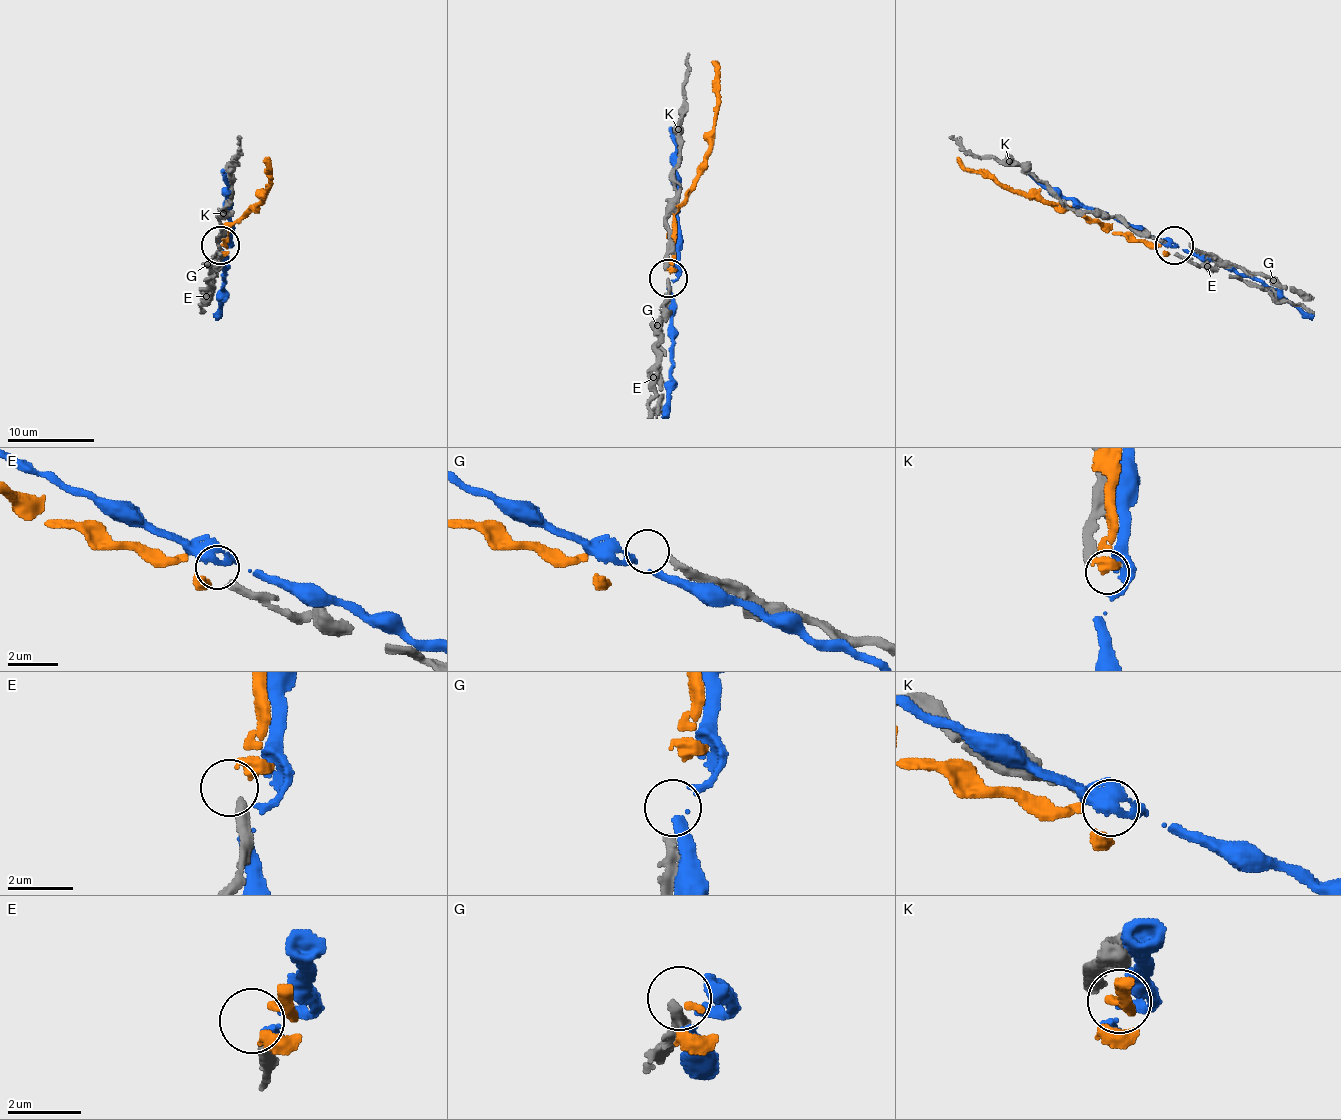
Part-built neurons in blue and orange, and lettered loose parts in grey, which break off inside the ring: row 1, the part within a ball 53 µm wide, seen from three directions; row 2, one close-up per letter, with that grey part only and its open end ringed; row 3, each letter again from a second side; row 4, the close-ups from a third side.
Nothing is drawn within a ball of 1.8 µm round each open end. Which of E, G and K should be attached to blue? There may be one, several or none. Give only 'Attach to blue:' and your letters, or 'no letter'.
Attach to blue: no letter

